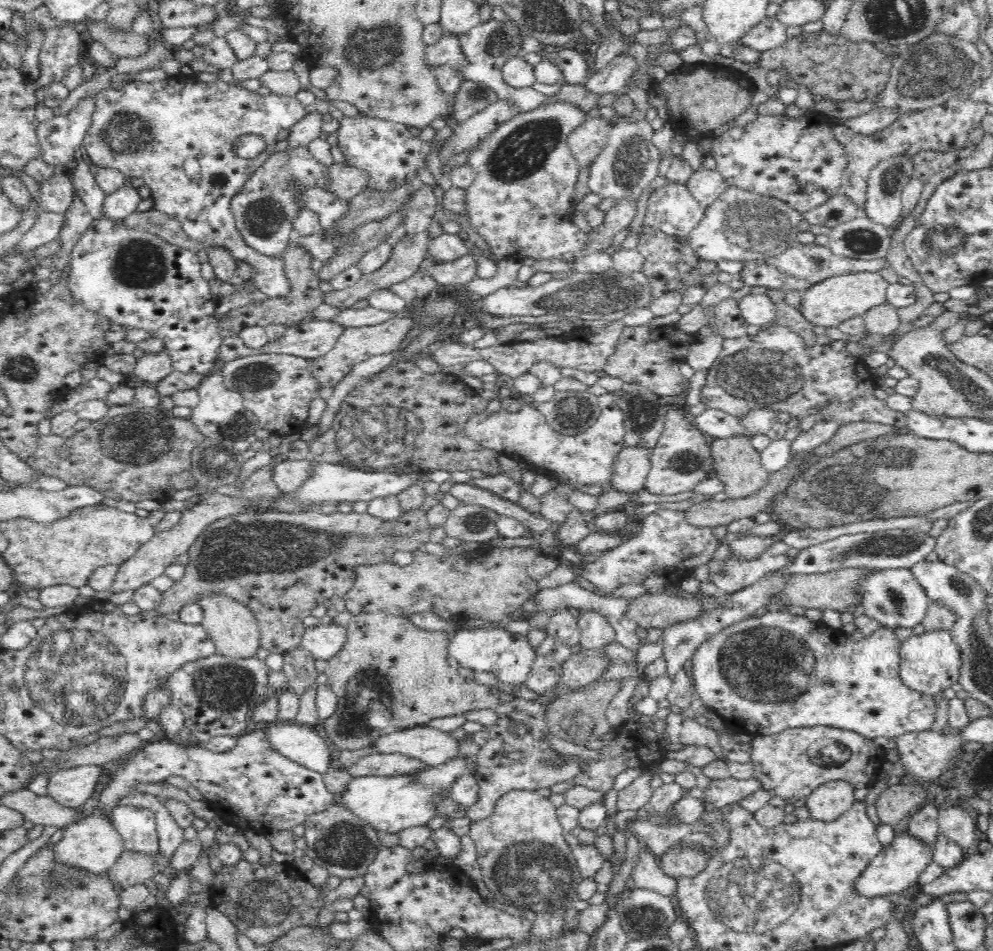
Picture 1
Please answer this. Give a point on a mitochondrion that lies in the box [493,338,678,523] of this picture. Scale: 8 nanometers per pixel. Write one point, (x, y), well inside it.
(570, 413)

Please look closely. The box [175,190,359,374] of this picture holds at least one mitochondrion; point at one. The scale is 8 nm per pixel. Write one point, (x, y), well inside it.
(265, 216)

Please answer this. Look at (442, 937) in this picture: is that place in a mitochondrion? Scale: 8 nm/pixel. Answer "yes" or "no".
no

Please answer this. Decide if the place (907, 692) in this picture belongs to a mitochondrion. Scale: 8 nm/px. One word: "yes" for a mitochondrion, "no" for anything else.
no

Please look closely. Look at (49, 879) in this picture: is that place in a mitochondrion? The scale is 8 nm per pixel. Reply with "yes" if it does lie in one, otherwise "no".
yes

